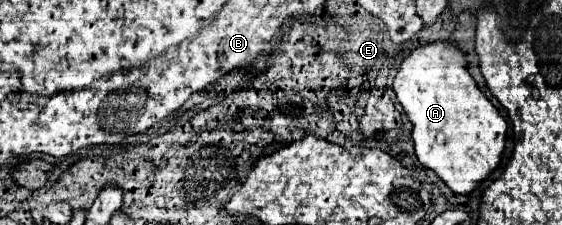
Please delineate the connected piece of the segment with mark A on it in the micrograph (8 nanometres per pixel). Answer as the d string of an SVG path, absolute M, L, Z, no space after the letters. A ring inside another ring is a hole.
M433 41L413 49L397 71L393 91L413 123L419 163L435 171L455 193L471 193L497 167L505 149L507 123L477 87L457 43Z

